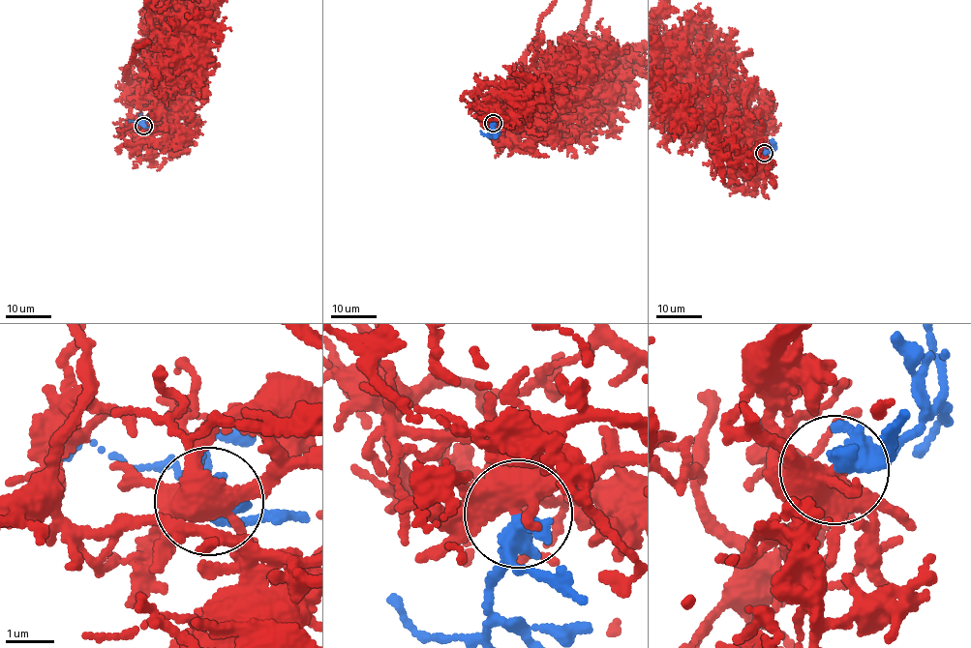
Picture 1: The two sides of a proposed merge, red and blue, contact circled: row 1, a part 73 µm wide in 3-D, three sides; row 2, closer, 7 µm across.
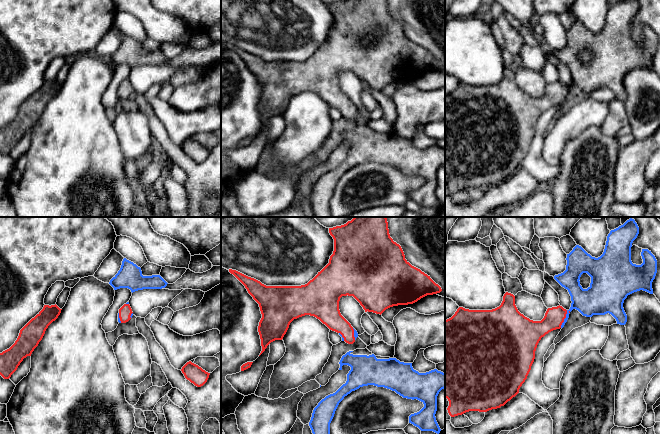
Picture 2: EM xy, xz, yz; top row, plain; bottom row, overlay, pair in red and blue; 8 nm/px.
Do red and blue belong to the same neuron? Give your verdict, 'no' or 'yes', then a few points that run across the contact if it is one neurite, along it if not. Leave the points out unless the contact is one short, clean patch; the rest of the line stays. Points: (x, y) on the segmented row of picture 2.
yes; line yz (554, 317), (564, 318), (575, 304), (590, 301)

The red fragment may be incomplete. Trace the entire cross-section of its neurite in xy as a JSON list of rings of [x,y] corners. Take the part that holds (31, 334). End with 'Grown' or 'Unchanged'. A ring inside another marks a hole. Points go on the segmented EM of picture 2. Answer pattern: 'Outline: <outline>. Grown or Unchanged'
Outline: [[[56,304],[44,305],[43,309],[20,330],[15,343],[0,353],[0,375],[4,379],[9,379],[23,359],[31,356],[46,329],[58,318],[61,310]]]. Unchanged

